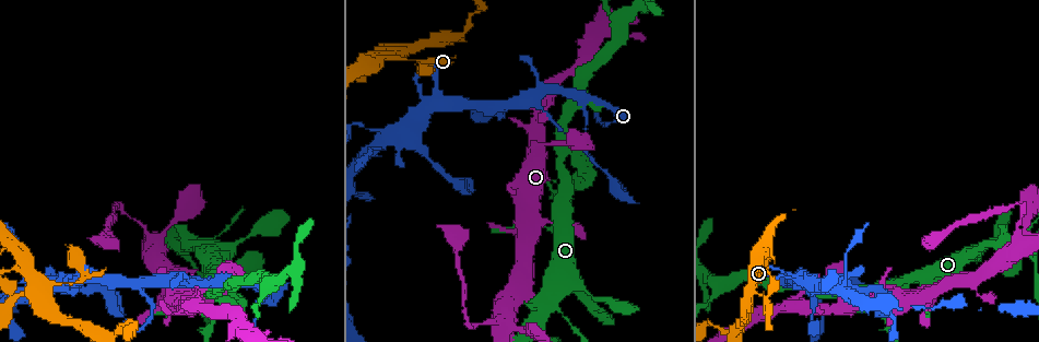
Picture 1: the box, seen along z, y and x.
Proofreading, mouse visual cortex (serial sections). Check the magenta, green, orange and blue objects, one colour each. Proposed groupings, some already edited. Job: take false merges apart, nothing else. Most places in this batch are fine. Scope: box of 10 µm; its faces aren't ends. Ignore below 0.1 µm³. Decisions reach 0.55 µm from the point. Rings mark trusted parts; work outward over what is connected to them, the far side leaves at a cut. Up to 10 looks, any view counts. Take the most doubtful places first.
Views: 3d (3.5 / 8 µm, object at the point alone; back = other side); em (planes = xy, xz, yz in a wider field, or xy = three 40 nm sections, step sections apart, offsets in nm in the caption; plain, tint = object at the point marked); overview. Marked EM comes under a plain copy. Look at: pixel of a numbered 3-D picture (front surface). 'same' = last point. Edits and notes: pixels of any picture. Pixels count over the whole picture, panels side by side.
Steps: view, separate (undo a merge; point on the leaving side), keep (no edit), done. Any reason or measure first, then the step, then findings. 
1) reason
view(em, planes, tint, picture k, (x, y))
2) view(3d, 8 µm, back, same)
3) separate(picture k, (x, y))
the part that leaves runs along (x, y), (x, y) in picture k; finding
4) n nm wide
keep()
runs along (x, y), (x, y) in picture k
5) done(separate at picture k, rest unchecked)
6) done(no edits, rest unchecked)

looks like a crossing
view(3d, 3.5 µm, back, picture 1, (396, 59))

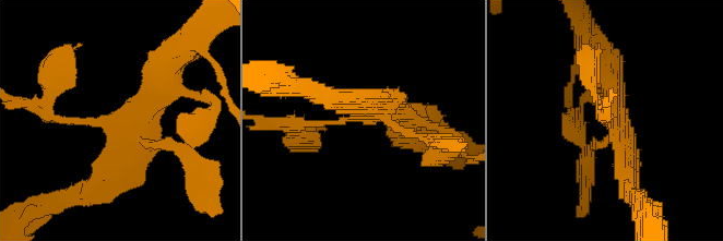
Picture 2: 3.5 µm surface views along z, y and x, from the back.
view(em, planes, tint, picture 2, (615, 122))

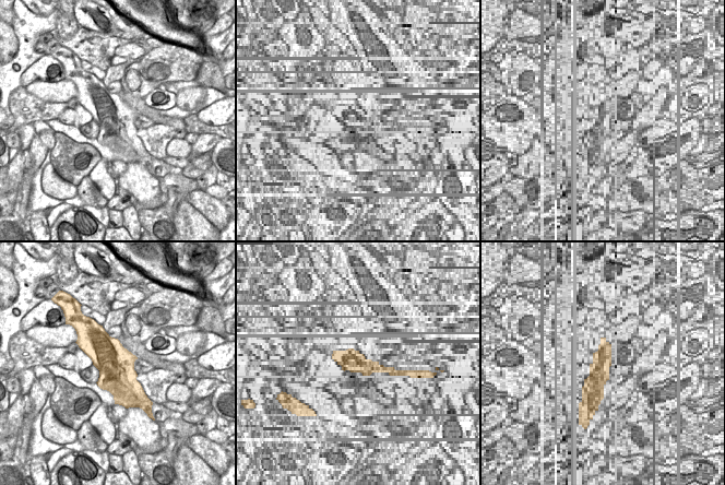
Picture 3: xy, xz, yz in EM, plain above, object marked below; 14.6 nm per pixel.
keep()
runs along (47, 115), (128, 134), (97, 181) in picture 2; continuous, no second cell

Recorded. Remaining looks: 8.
sharp bend
view(3d, 3.5 µm, picture 1, (116, 204))

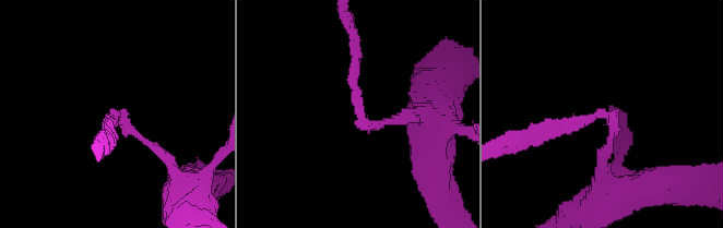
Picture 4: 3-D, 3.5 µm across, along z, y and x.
shape alone is not enough
view(em, xy, step 5, tint, picture 4, (116, 117))

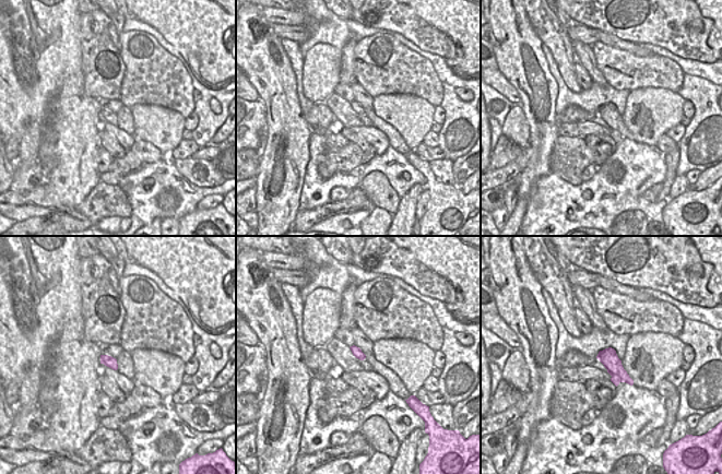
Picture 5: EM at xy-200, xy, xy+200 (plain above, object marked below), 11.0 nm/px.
arms of 150, 200 nm
keep()
runs along (413, 116), (363, 124), (356, 57) in picture 4; all the same cell

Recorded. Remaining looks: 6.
three arms meet
view(3d, 3.5 µm, picture 1, (532, 96))

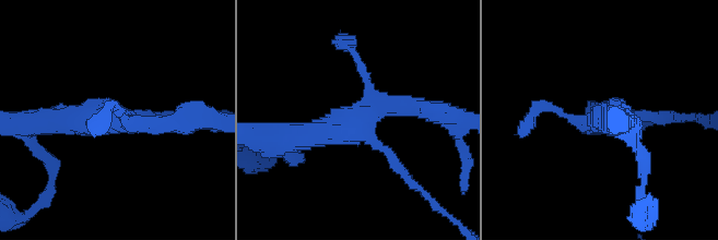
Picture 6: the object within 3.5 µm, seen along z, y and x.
now the EM
view(em, planes, tint, picture 6, (114, 119))

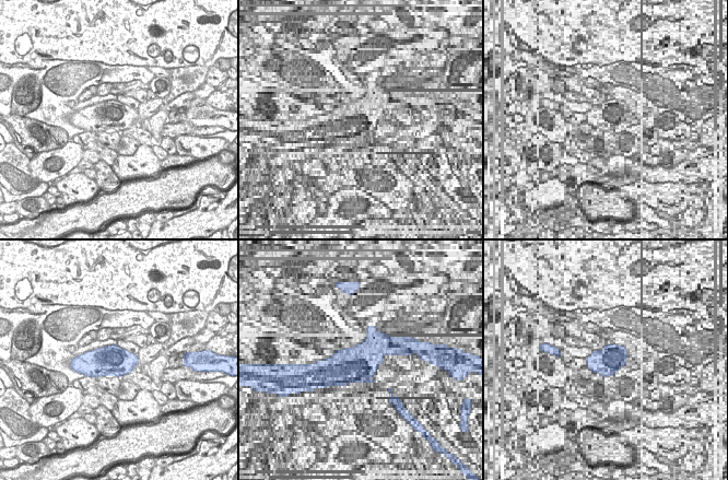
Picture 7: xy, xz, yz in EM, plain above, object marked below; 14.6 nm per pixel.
keep()
runs along (428, 109), (287, 138) in picture 6; continuous, no second cell

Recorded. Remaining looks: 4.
thick turns thin
view(3d, 3.5 µm, picture 1, (560, 311))

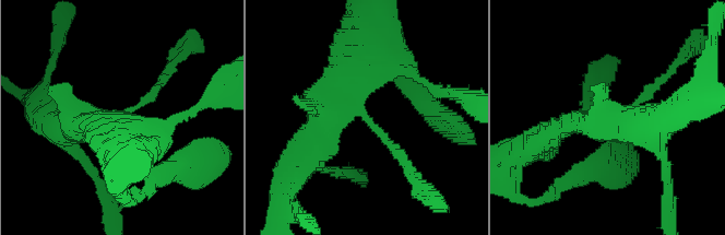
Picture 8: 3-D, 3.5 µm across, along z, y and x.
keep()
runs along (551, 136), (630, 108), (658, 82) in picture 8; one cell here

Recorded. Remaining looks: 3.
done(no edits, rest unchecked)

